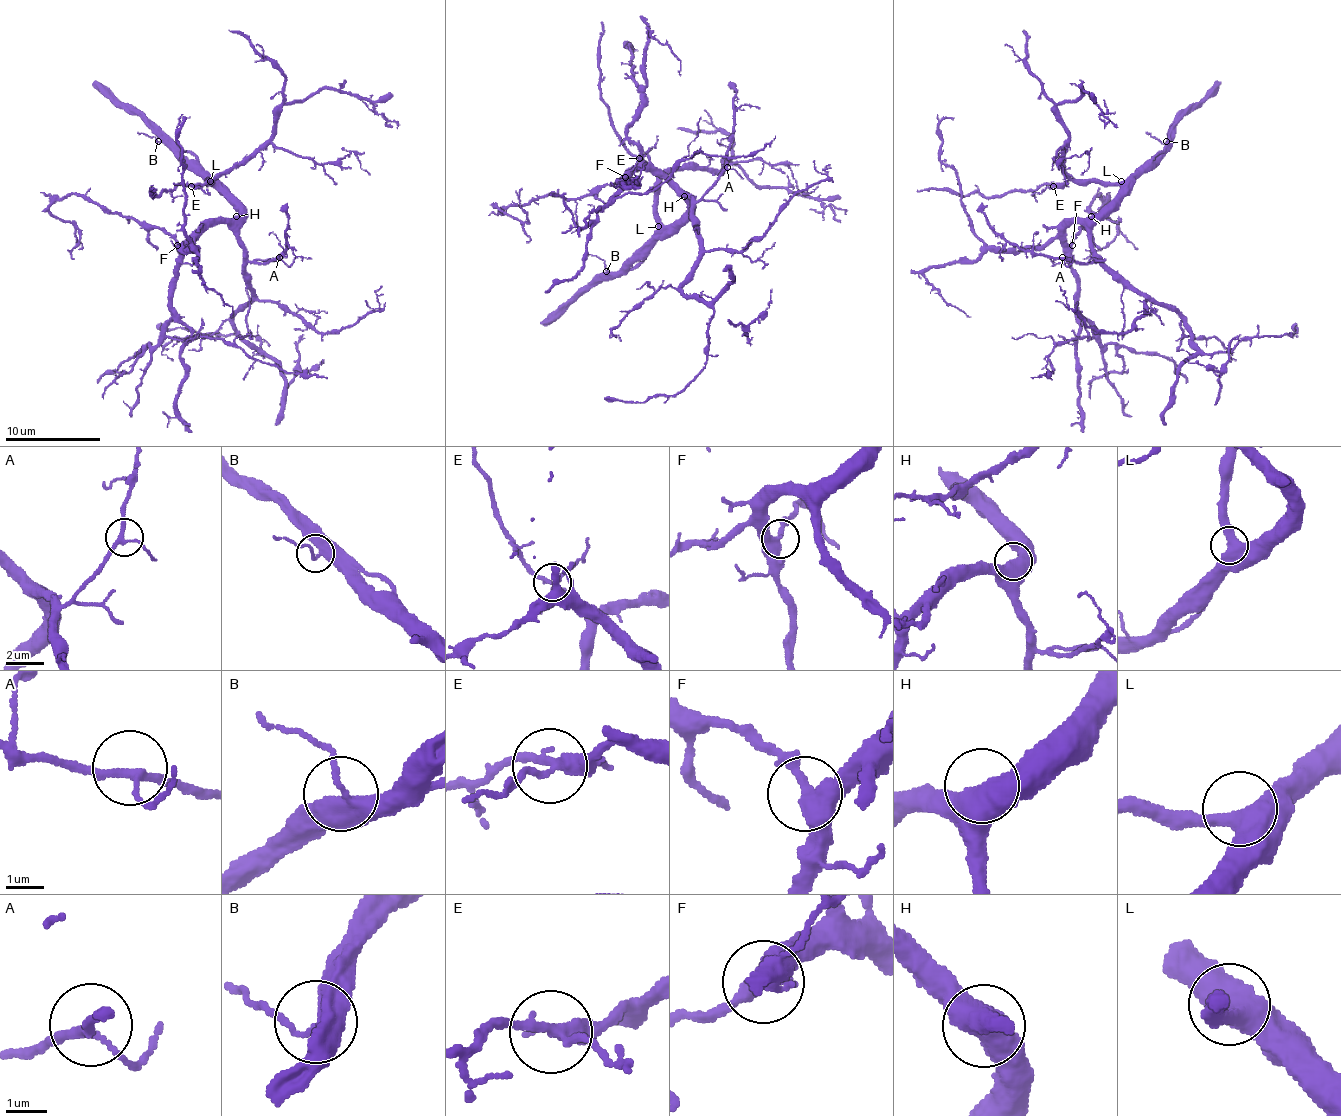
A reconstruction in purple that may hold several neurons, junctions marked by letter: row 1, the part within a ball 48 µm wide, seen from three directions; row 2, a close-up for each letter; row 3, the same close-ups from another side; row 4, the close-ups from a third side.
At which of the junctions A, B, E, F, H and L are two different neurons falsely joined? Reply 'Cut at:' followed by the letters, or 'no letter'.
Cut at: no letter

